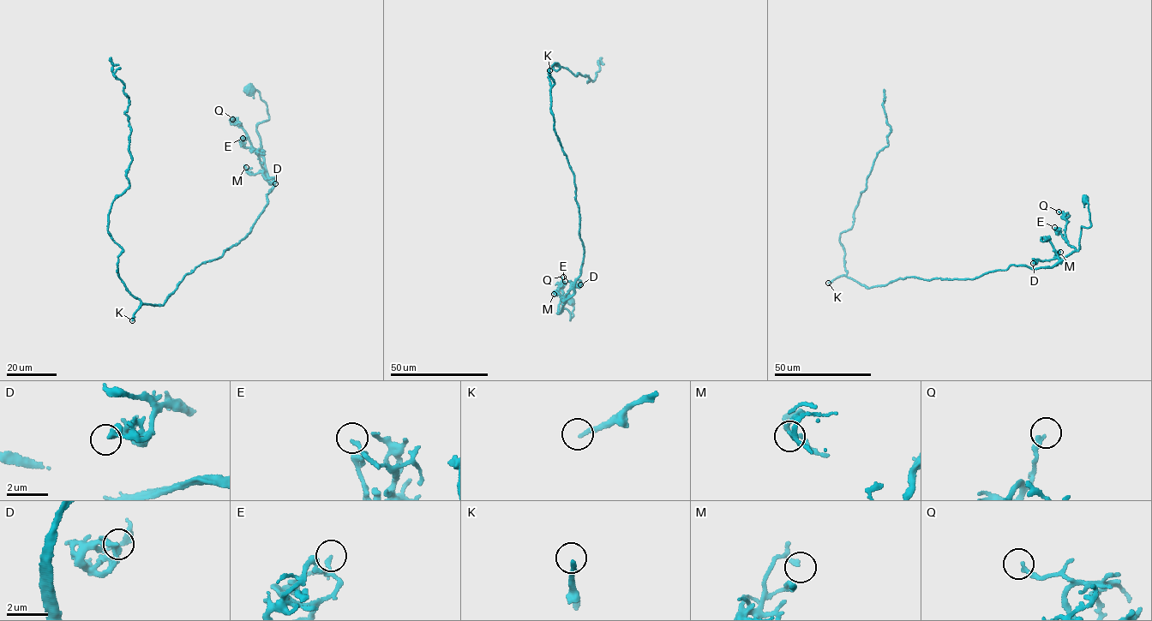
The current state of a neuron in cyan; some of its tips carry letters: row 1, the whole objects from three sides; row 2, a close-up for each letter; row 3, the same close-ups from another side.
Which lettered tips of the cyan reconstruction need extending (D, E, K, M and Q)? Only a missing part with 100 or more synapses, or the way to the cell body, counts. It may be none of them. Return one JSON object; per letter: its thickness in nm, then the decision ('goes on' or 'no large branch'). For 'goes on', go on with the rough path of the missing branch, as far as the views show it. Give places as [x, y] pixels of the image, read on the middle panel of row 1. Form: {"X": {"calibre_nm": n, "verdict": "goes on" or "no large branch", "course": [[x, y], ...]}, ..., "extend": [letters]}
{"D": {"calibre_nm": 240, "verdict": "no large branch"}, "E": {"calibre_nm": 130, "verdict": "no large branch"}, "K": {"calibre_nm": 200, "verdict": "goes on", "course": [[549, 70], [547, 57], [540, 44], [532, 41], [519, 25], [500, 19], [450, 39], [426, 53], [426, 63]]}, "M": {"calibre_nm": 140, "verdict": "no large branch"}, "Q": {"calibre_nm": 200, "verdict": "no large branch"}, "extend": ["K"]}

